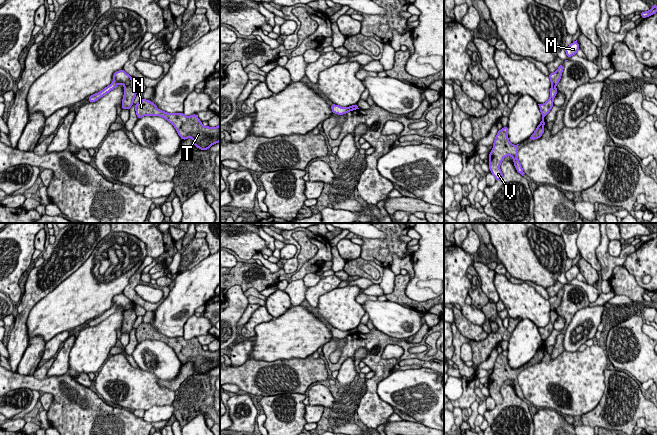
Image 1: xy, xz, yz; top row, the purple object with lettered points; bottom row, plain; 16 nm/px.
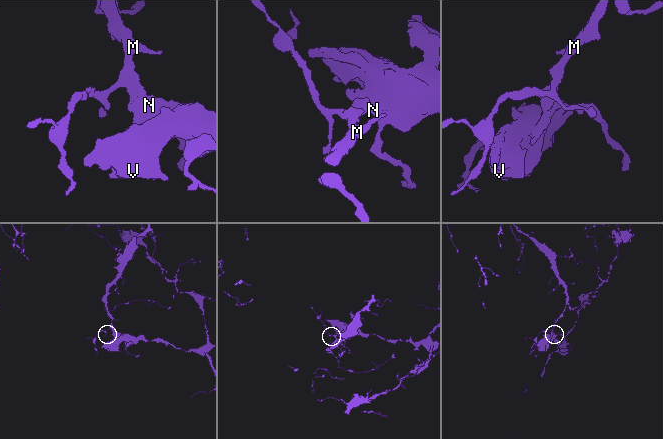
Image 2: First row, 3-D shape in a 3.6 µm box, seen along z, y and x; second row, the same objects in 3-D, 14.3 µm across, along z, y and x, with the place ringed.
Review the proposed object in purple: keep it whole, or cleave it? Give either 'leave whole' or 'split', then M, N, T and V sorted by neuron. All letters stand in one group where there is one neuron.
split; groups M / N T V

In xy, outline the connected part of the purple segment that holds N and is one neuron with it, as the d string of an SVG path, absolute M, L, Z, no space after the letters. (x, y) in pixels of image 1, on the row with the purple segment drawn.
M141 99L135 105L137 119L144 116L159 116L171 123L182 140L191 138L193 144L200 150L208 150L220 142L220 124L217 127L204 127L197 114L186 116L183 112L167 113L157 108L156 104L147 99Z

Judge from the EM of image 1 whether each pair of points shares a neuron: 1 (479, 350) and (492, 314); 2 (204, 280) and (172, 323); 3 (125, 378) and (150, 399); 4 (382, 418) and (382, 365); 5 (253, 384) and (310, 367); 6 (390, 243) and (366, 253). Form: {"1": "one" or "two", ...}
{"1": "one", "2": "one", "3": "one", "4": "one", "5": "one", "6": "one"}

